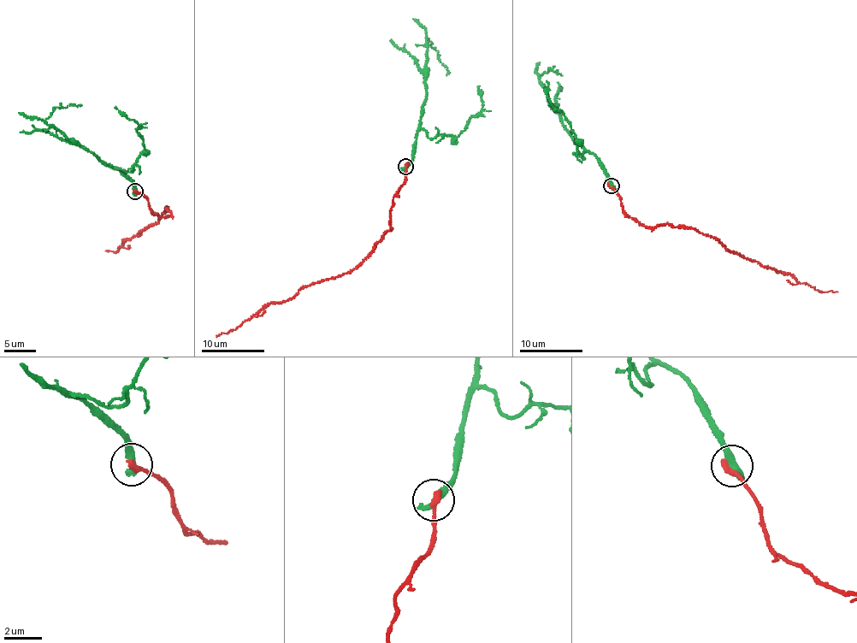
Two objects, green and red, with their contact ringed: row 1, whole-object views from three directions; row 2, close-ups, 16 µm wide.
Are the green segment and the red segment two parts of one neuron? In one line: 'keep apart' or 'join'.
keep apart

